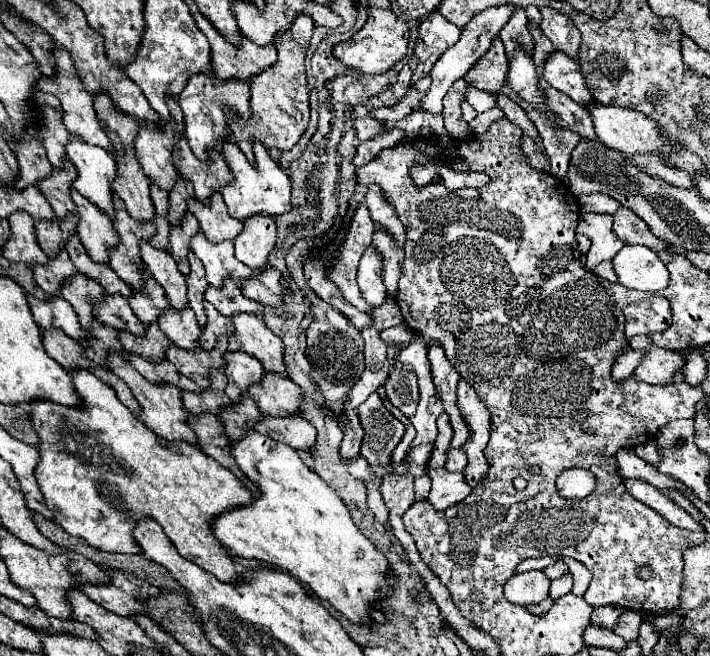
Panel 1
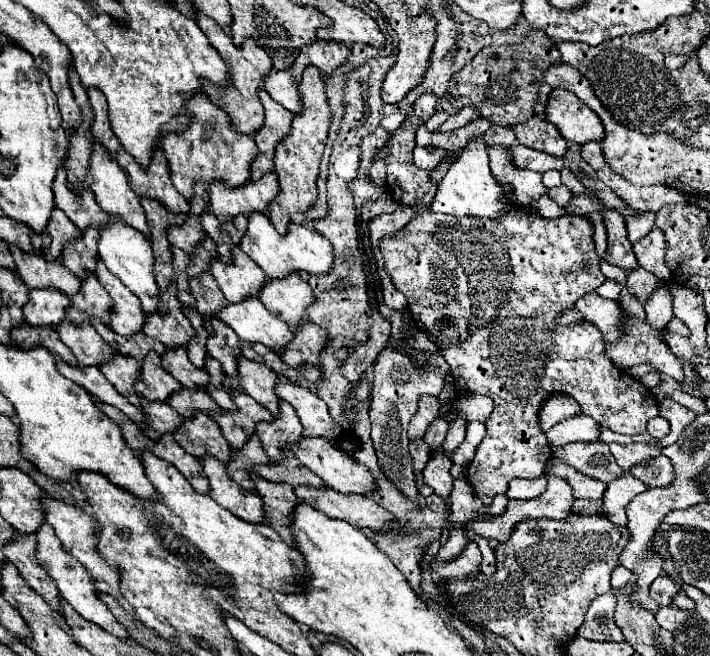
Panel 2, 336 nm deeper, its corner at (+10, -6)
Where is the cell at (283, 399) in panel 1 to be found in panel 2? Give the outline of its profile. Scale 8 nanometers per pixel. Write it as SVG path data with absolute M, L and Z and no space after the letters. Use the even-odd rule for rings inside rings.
M304 437L294 451L296 451L296 457L302 461L302 465L306 465L310 471L314 471L328 487L332 487L344 495L370 495L378 489L374 475L364 465L356 463L346 453L340 453L338 449L328 445L328 441L324 441L324 439Z

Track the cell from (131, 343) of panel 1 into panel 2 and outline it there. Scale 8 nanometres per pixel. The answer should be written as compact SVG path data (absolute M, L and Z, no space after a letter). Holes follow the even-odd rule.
M182 389L178 393L174 393L170 399L168 399L168 405L174 407L182 417L186 419L192 419L196 415L196 411L202 411L202 413L210 413L214 411L216 415L222 413L222 409L212 401L212 397L204 391L204 389L198 389L198 391L192 391L192 389Z

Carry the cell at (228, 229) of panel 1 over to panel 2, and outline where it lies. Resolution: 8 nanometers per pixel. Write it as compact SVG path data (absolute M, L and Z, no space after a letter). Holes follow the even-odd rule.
M234 247L234 263L228 265L224 261L212 261L210 273L218 281L220 291L228 299L228 303L240 303L248 297L258 297L268 277L240 247Z

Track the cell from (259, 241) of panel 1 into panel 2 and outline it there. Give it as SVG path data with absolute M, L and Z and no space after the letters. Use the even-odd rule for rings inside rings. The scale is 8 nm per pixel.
M288 275L286 279L268 281L268 287L260 291L260 301L296 331L308 321L306 309L316 301L316 295L308 281L302 281L298 275Z

